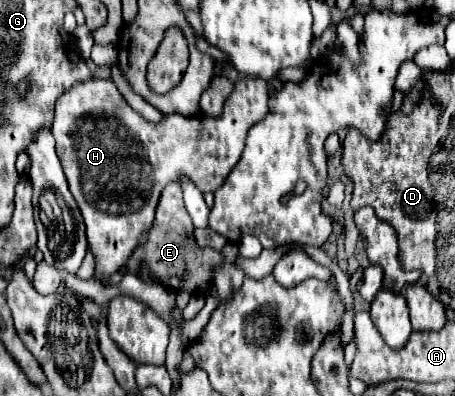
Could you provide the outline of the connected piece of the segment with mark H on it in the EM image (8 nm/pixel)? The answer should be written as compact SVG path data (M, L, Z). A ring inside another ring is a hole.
M94 78L74 84L68 92L64 92L64 96L60 96L60 100L56 102L52 134L56 138L58 158L68 178L70 192L78 202L78 208L86 224L90 250L96 256L94 278L98 280L100 276L108 276L126 264L136 244L144 240L142 232L154 220L154 210L162 188L170 180L178 180L180 172L188 174L202 192L214 192L240 160L248 128L264 120L266 114L268 114L268 82L260 78L238 80L234 92L228 96L224 104L224 114L218 118L206 118L206 116L186 118L170 114L158 126L146 122L138 112L134 112L112 80Z

